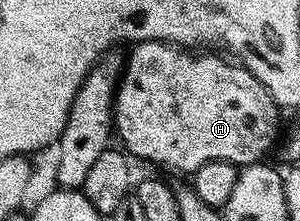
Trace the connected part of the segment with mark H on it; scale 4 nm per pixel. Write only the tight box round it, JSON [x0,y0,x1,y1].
[113,40,280,174]

